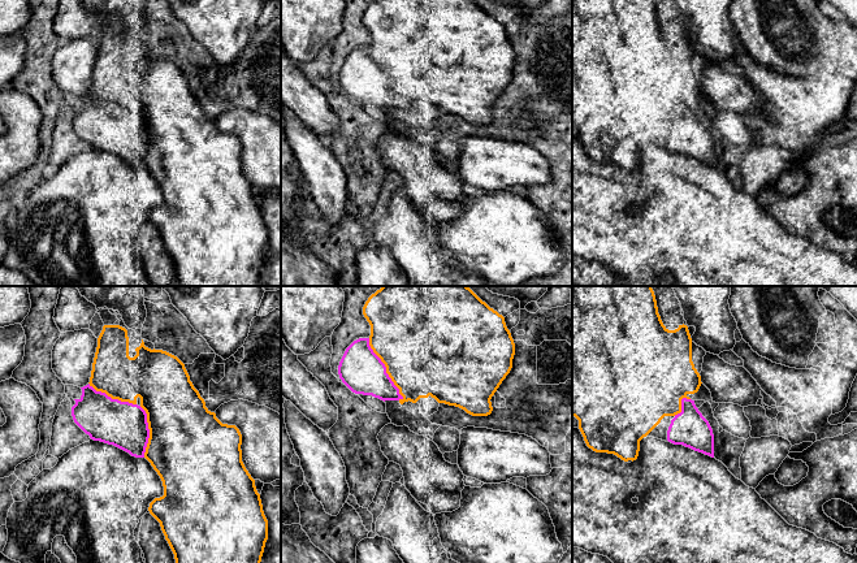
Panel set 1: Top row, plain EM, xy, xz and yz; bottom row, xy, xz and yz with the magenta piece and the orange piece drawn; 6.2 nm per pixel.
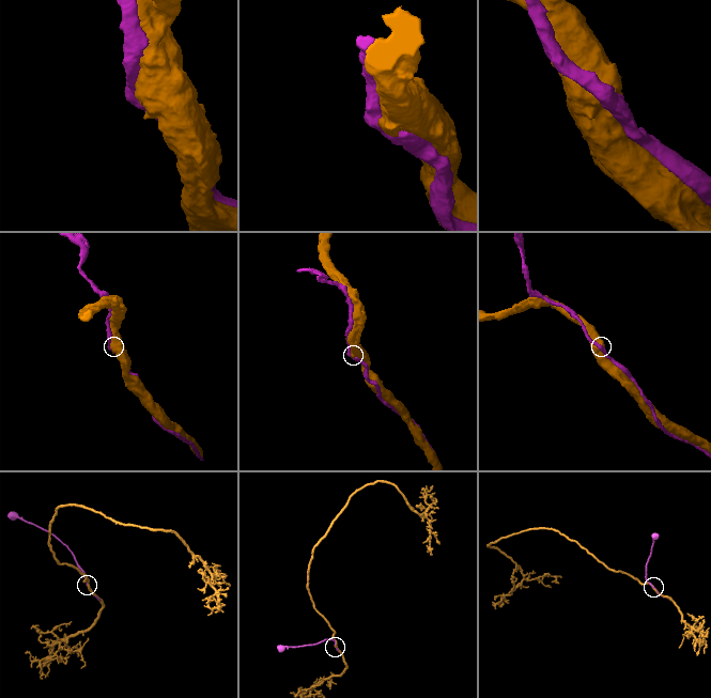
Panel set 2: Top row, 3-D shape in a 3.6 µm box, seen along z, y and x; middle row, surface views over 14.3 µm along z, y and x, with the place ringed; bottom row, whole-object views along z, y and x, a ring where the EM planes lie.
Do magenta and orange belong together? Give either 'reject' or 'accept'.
accept

